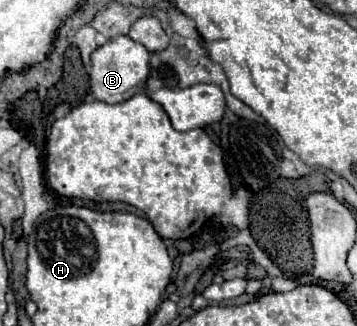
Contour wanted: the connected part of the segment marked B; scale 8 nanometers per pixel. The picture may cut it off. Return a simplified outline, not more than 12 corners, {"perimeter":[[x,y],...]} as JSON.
{"perimeter":[[125,34],[91,54],[95,100],[143,90],[149,50]]}

